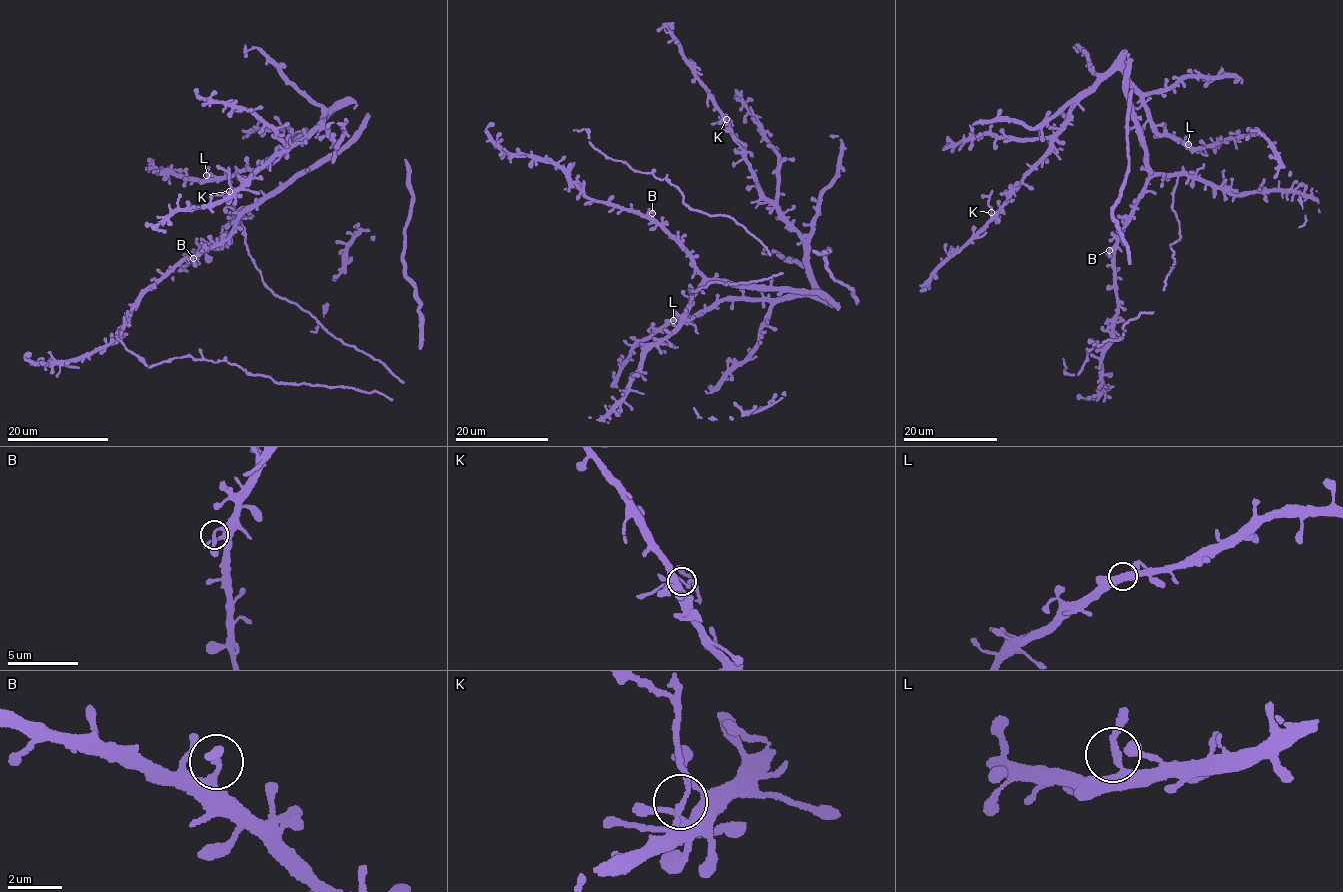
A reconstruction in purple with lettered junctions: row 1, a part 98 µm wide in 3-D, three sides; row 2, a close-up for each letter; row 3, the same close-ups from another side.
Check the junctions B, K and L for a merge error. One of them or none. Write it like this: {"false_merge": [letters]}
{"false_merge": ["K"]}

